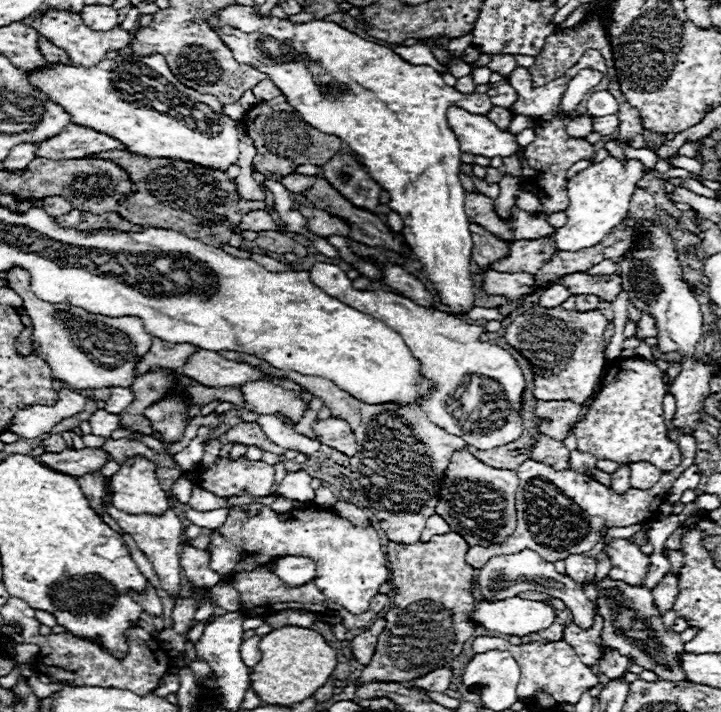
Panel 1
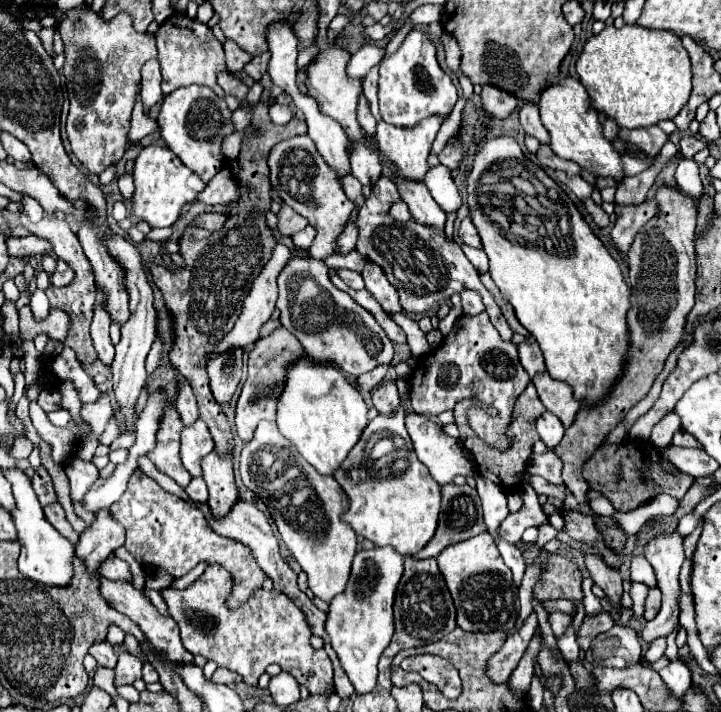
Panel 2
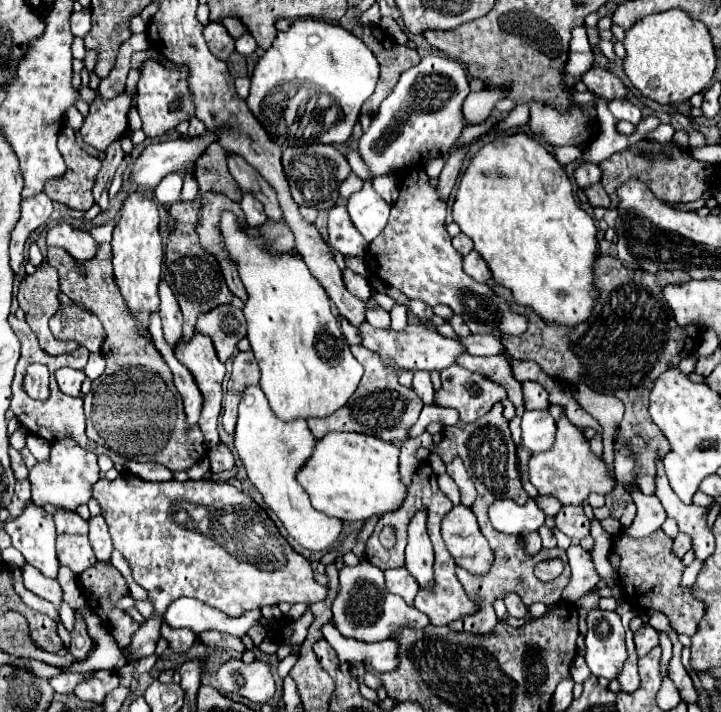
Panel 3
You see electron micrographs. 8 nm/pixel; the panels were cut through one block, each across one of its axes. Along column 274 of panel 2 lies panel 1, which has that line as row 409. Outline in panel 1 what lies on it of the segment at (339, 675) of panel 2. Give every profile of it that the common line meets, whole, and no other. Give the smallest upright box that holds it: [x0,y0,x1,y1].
[536,400,590,440]

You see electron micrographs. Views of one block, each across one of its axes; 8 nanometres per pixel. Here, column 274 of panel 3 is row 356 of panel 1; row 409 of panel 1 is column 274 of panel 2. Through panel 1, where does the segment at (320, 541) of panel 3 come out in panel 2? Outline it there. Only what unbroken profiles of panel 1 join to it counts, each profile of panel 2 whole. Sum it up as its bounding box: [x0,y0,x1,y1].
[240,420,356,602]

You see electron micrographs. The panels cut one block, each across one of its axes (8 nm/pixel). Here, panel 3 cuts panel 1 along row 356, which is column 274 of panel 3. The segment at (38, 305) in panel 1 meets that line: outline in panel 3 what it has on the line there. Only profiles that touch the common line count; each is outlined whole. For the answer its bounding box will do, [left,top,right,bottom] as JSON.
[246,20,378,146]

